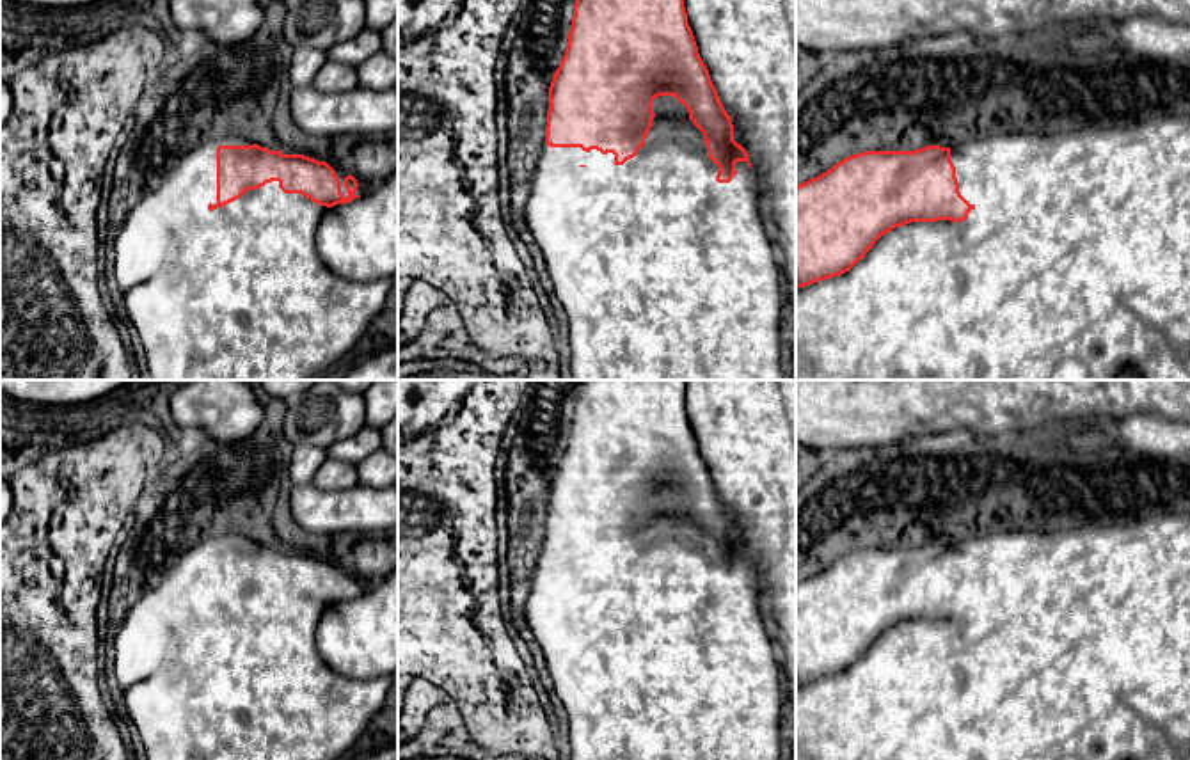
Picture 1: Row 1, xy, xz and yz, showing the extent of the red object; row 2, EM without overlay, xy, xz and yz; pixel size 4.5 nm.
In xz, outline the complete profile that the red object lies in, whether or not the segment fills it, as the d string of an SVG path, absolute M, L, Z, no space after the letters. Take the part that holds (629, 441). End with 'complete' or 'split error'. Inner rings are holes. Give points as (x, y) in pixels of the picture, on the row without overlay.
M583 380L575 394L568 444L549 485L545 543L524 604L528 625L568 716L570 760L780 760L783 687L778 653L760 616L750 554L734 534L732 515L698 451L684 396L686 380Z; split error

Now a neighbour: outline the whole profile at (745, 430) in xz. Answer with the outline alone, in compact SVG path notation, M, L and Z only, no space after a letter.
M686 380L684 405L698 451L732 515L734 534L750 554L760 616L773 627L783 696L796 705L796 380Z

